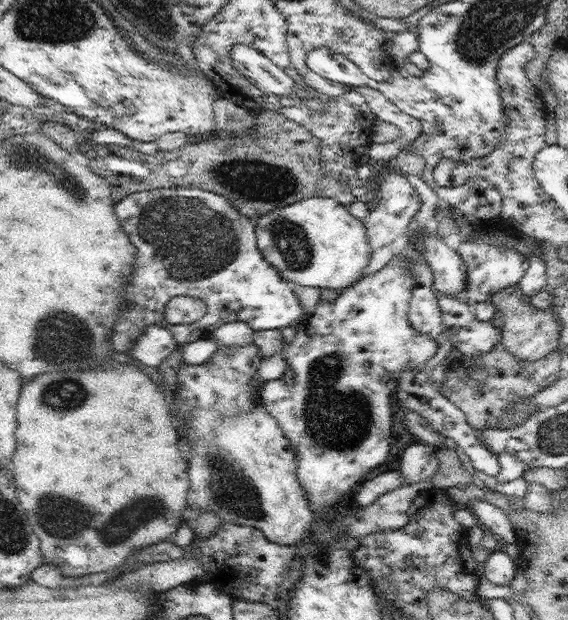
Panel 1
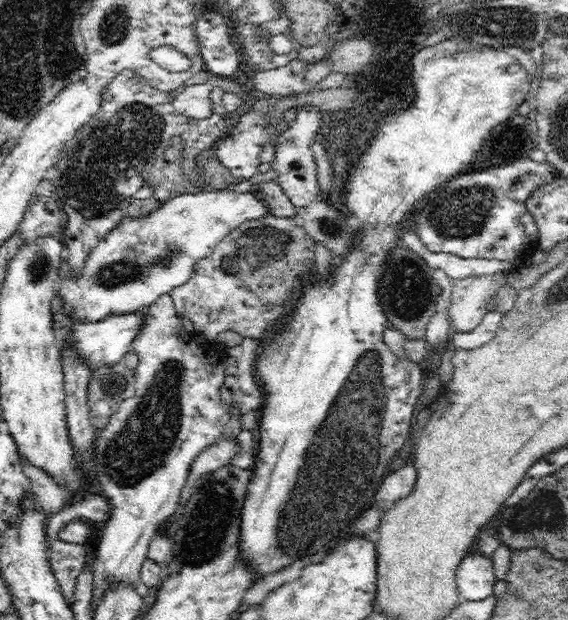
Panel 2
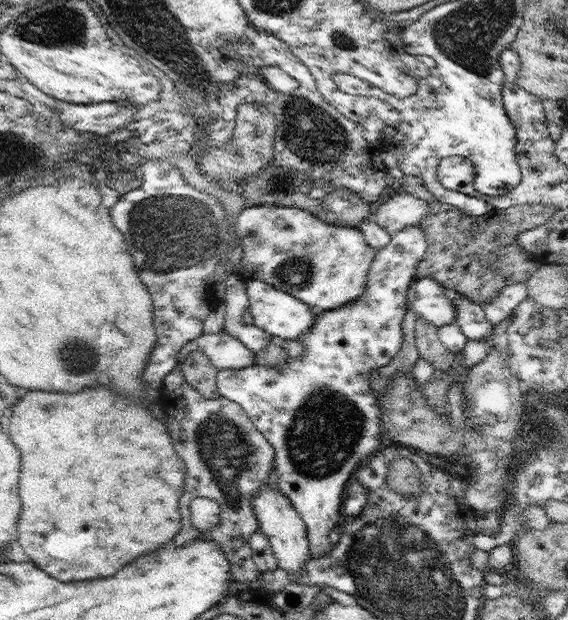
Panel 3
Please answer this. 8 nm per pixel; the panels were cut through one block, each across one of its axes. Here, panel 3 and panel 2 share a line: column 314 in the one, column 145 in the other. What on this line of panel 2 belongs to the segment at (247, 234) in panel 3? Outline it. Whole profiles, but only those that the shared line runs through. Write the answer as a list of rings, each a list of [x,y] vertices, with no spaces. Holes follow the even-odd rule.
[[[215,189],[197,193],[181,194],[161,204],[146,216],[123,219],[90,251],[86,264],[78,278],[63,278],[59,291],[62,312],[73,314],[78,321],[96,322],[110,314],[130,314],[147,309],[164,294],[172,293],[174,288],[189,282],[195,265],[212,254],[214,247],[234,228],[246,221],[253,221],[269,214],[263,198],[253,195],[254,190],[245,193]]]

